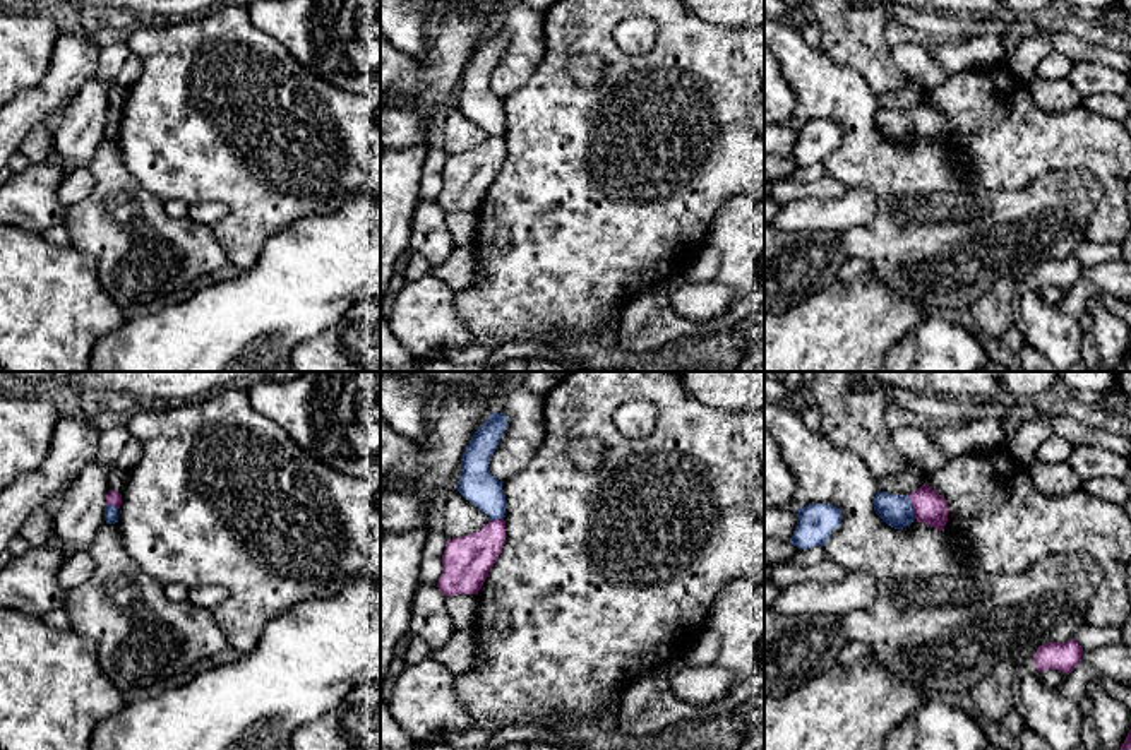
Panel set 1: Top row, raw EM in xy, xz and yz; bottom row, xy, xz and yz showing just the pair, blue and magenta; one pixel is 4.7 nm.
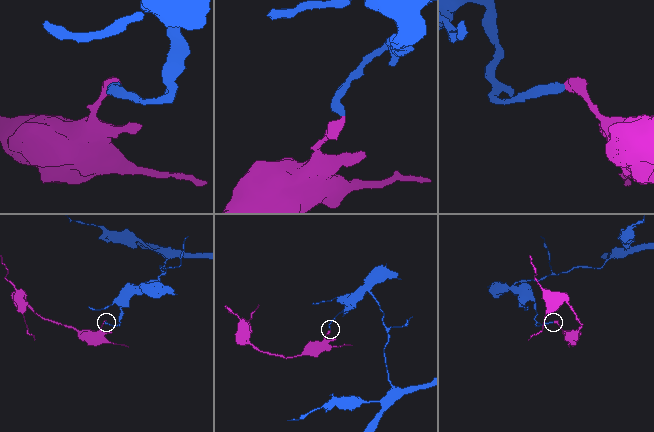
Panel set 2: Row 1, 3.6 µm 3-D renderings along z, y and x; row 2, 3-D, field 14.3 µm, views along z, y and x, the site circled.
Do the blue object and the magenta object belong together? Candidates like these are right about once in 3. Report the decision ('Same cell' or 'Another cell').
Same cell

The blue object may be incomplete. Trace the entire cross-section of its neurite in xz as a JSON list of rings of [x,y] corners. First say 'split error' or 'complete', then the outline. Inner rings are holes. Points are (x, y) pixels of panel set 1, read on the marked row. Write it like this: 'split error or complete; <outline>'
split error; [[[494,411],[473,433],[463,454],[463,473],[456,490],[490,521],[476,533],[447,539],[437,582],[444,596],[478,594],[504,548],[506,495],[488,462],[506,428],[507,416]]]

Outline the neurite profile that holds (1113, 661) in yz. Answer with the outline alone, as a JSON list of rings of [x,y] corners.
[[[1124,644],[1083,651],[1081,661],[1105,678],[1131,683],[1131,649]]]

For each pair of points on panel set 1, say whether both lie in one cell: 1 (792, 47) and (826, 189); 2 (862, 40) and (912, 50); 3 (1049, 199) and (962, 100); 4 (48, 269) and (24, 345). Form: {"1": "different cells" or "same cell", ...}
{"1": "different cells", "2": "different cells", "3": "different cells", "4": "same cell"}

